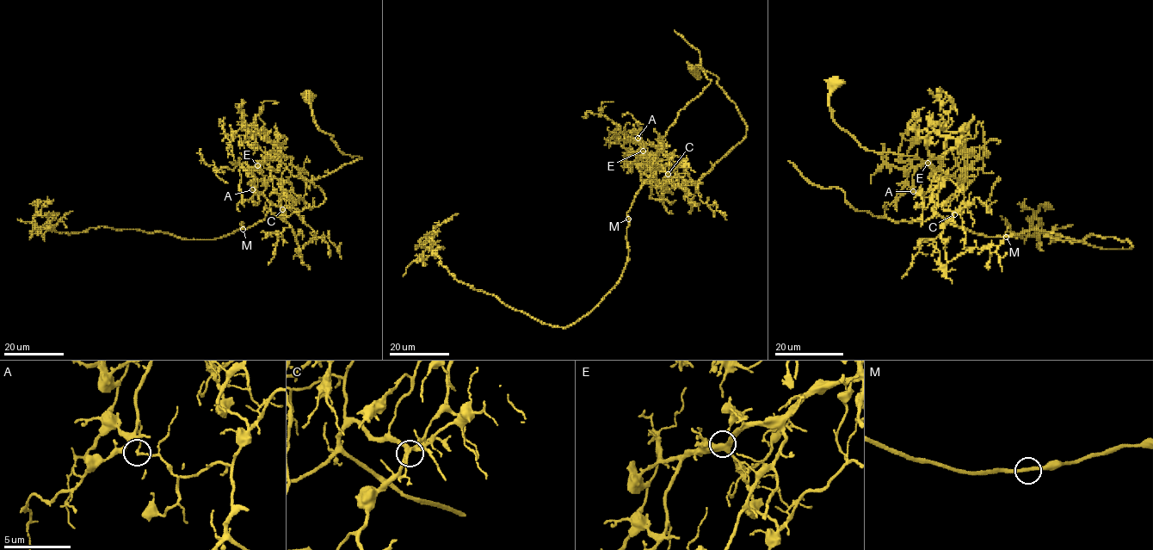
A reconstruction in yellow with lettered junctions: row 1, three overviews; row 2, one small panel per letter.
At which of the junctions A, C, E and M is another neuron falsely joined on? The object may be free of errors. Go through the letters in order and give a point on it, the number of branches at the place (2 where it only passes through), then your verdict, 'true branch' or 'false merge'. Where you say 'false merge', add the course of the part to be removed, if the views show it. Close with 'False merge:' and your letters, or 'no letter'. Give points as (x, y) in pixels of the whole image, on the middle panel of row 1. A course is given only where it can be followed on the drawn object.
A: at (638, 138); 2 branches meet; false merge; foreign part runs (638, 138), (656, 158), (627, 213), (628, 259), (572, 324), (542, 324), (459, 281), (435, 258)
C: at (668, 174); 3 branches meet; true branch
E: at (643, 151); 3 branches meet; true branch
M: at (628, 219); 2 branches meet; true branch
False merge: A

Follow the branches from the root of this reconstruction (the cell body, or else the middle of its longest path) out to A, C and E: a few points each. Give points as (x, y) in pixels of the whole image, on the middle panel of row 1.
A: (629, 219), (627, 212), (635, 194), (650, 174), (656, 158), (649, 159), (645, 157), (647, 148), (638, 138)
C: (629, 219), (627, 212), (635, 194), (650, 174), (655, 158), (668, 174)
E: (629, 219), (627, 212), (656, 158), (649, 163), (641, 158), (638, 155), (643, 151)

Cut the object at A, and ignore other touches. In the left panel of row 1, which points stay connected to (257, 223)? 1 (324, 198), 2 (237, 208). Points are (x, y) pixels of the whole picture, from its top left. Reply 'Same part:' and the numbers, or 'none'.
Same part: 1

